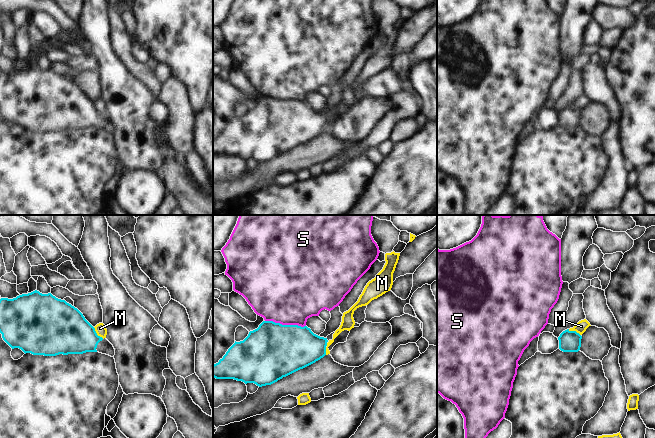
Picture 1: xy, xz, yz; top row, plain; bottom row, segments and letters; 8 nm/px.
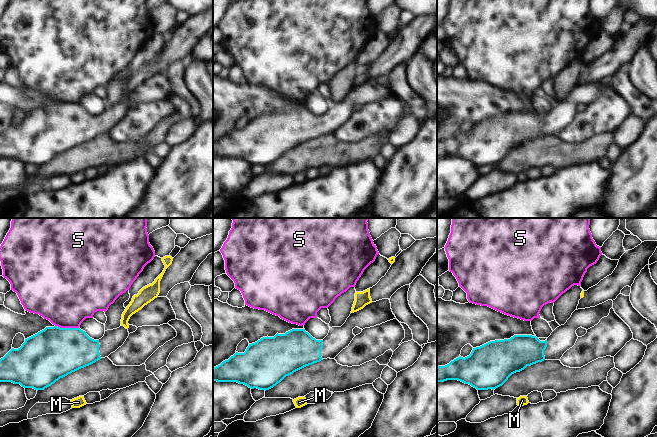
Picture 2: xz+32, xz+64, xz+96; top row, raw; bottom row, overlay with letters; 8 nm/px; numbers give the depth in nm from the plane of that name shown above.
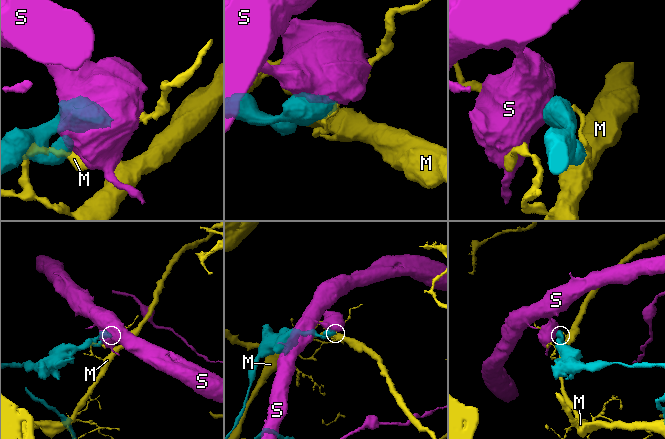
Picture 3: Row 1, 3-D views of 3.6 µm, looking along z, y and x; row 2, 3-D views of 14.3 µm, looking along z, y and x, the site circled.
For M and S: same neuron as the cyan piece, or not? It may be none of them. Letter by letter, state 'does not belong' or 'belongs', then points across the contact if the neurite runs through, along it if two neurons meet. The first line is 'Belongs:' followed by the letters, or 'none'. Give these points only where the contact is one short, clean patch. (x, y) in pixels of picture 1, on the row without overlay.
Belongs: none
M: does not belong | along xy (93, 103), (95, 108), (103, 114)
S: does not belong

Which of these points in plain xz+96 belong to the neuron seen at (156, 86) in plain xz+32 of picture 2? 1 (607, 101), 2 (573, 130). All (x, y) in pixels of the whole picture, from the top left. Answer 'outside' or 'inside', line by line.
1: outside
2: outside

